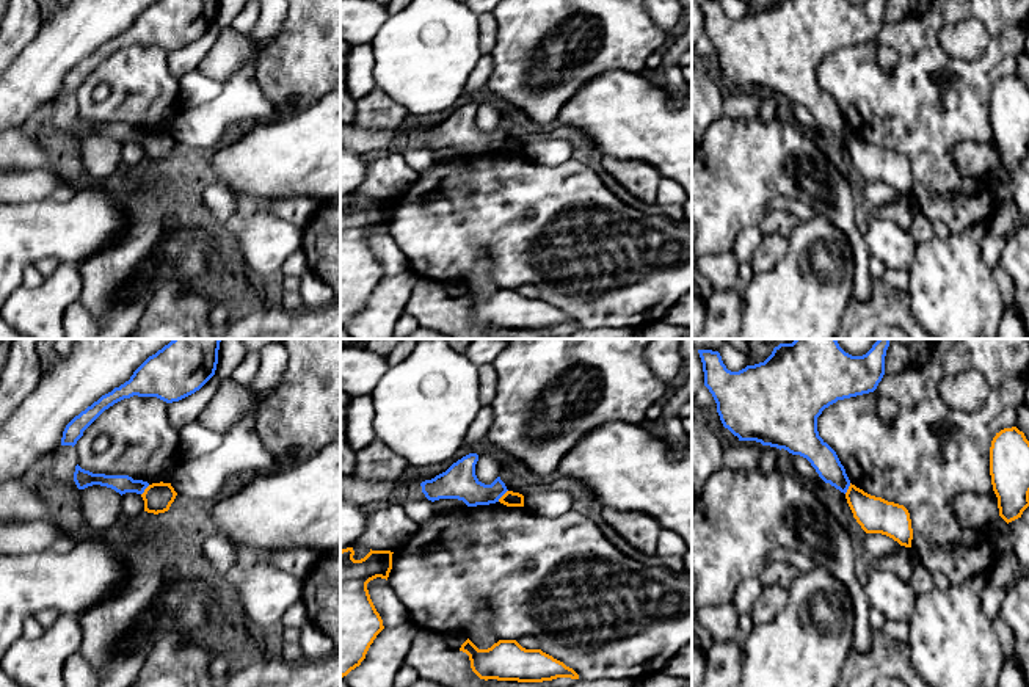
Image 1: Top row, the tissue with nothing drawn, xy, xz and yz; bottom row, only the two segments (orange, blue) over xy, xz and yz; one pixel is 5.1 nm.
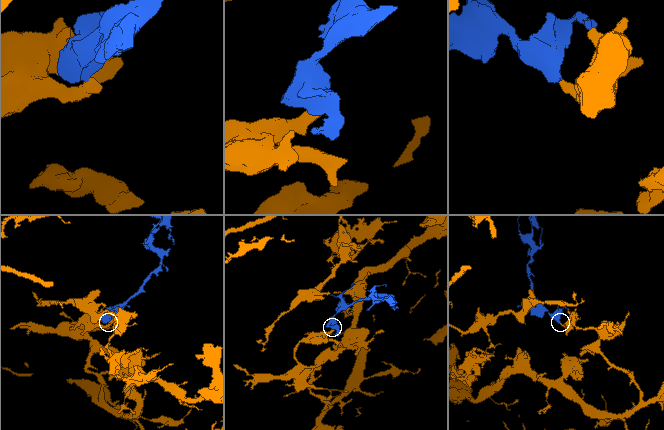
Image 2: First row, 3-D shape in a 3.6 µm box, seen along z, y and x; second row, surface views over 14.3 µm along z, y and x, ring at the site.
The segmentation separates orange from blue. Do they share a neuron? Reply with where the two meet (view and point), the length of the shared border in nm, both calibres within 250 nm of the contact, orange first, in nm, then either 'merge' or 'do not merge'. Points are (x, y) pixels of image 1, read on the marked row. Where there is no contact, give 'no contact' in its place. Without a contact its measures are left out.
contact xz (502, 496); length 80 nm; calibres 80 and 180 nm; do not merge

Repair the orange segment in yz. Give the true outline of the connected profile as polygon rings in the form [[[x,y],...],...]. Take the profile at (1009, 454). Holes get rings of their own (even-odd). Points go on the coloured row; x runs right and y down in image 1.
[[[1016,427],[1004,428],[991,441],[990,475],[999,516],[1009,524],[1029,507],[1029,441]]]

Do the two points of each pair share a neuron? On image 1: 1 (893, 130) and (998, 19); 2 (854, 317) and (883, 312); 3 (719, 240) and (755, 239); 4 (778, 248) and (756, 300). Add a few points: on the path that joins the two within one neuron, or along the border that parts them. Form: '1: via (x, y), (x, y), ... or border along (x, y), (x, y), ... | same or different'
1: via (927, 109), (943, 109), (998, 54) | same
2: via (861, 316), (876, 312) | same
3: border along (756, 225), (749, 225), (739, 234), (731, 250) | different
4: border along (788, 237), (786, 253), (769, 268), (755, 273) | different

